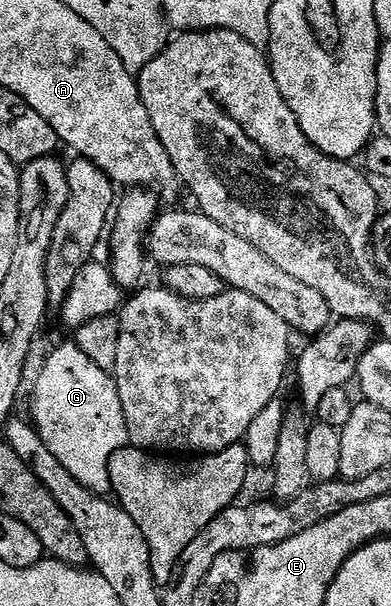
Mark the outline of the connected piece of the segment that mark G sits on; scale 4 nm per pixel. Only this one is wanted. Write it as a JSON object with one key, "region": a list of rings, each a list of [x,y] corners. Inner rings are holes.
{"region":[[[69,345],[52,351],[46,358],[46,367],[38,374],[38,383],[34,386],[32,425],[43,438],[49,451],[56,456],[72,477],[91,493],[106,496],[111,493],[108,472],[110,457],[130,440],[130,433],[124,420],[124,408],[120,404],[120,392],[107,370],[92,364],[92,360],[88,360],[88,356],[80,352],[78,345]]]}

